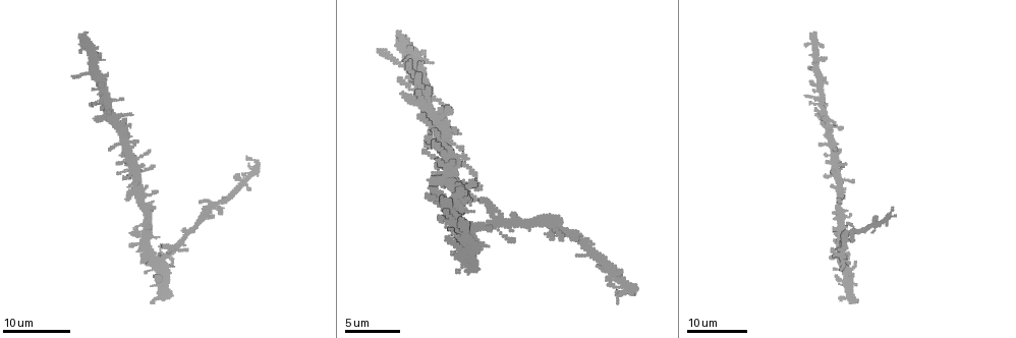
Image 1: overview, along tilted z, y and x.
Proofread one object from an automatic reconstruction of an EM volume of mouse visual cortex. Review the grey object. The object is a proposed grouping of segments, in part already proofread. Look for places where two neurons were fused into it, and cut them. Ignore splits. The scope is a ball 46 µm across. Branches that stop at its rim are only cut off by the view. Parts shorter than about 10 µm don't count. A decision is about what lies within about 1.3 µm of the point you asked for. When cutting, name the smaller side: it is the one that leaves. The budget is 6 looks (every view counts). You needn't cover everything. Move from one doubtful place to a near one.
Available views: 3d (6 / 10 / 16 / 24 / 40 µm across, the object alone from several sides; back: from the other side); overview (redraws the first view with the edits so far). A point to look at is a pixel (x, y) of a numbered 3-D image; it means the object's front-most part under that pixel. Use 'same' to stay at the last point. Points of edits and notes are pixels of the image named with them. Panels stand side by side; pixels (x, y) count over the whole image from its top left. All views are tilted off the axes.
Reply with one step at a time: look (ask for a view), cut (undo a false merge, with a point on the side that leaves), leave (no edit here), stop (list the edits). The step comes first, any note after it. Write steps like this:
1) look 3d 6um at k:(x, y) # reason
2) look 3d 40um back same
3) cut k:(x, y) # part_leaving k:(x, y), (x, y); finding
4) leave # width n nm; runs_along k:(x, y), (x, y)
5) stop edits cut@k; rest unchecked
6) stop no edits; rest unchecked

look 3d 16um at 1:(839, 170) # a narrow waist

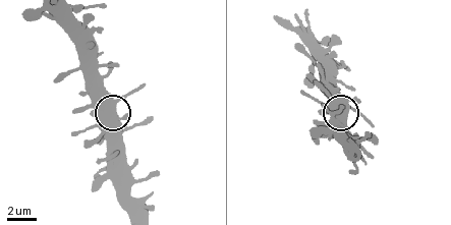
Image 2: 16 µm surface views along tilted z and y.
look 3d 10um same # closer look

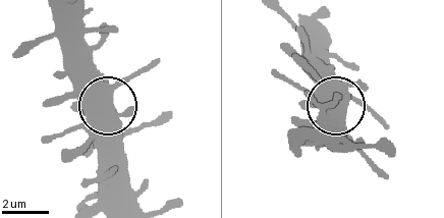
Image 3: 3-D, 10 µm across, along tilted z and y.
leave # all the same neuron

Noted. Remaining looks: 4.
look 3d 24um at 1:(848, 235) # thick turns thin

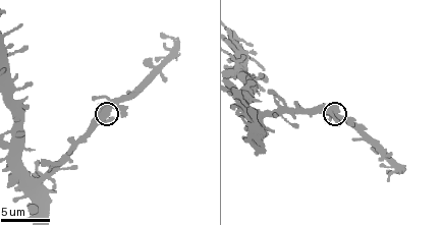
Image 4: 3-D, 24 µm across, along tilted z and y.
look 3d 10um same

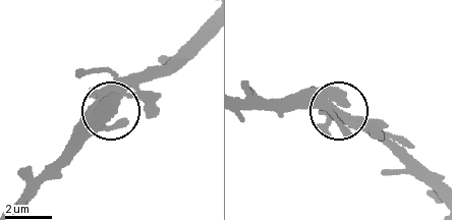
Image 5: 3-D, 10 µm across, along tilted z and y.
look 3d 6um at 5:(335, 108) # closer look

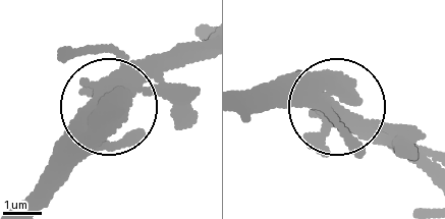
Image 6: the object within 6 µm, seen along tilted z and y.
leave # width 510 nm; runs_along 6:(28, 199), (100, 115), (193, 45); continuous, no second neuron

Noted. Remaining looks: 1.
look 3d 10um at 4:(15, 109) # three-way junction

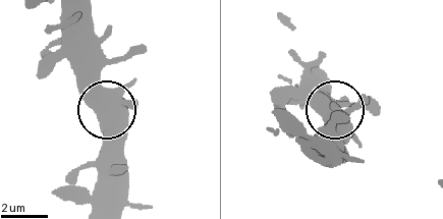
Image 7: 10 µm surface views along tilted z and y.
leave # all the same neuron

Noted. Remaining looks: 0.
stop no edits; rest unchecked

